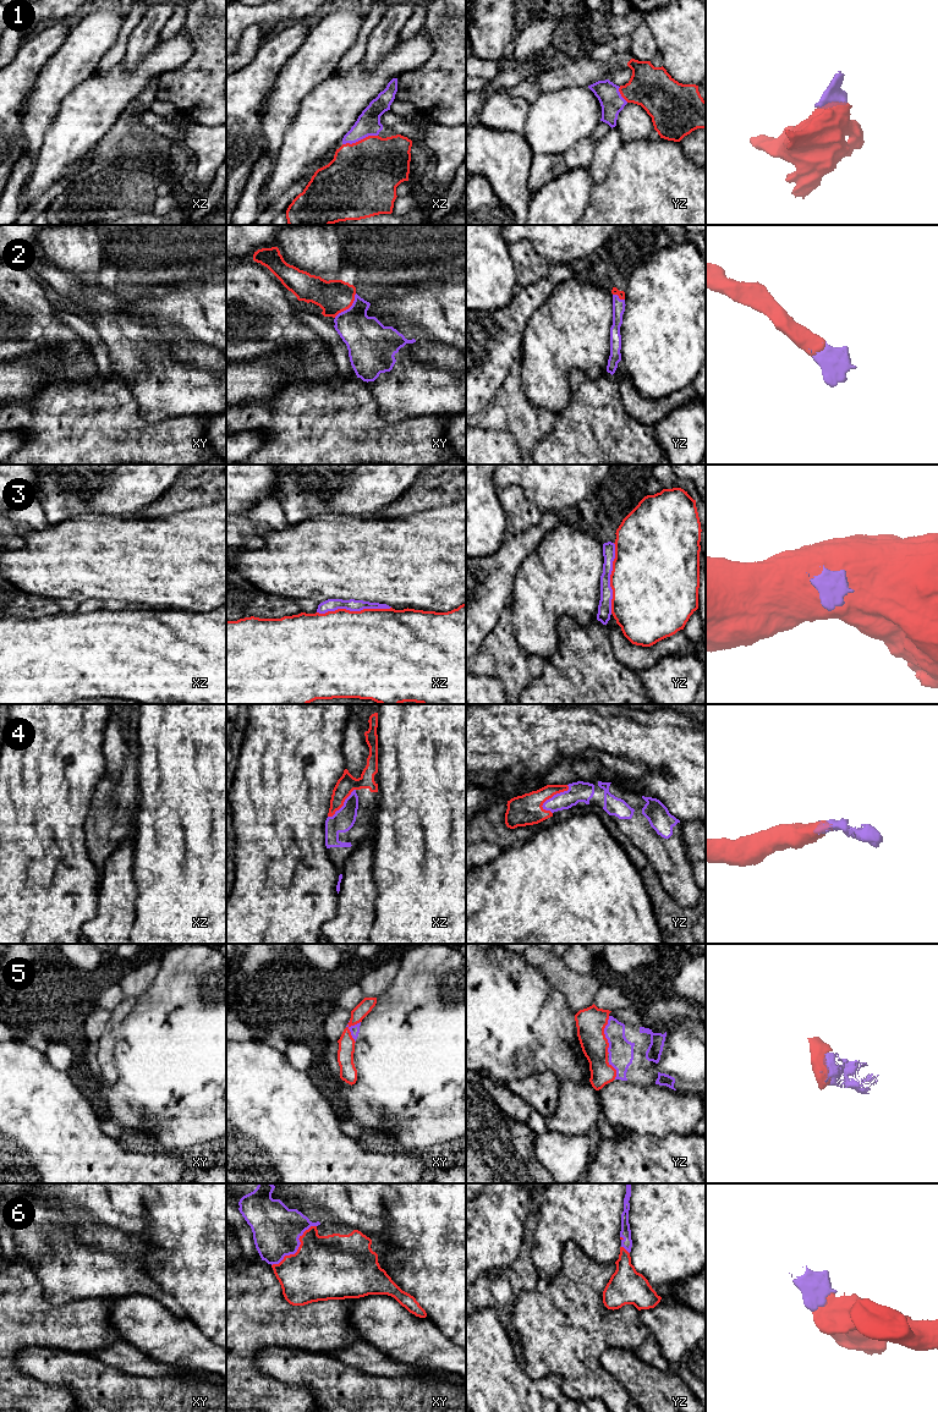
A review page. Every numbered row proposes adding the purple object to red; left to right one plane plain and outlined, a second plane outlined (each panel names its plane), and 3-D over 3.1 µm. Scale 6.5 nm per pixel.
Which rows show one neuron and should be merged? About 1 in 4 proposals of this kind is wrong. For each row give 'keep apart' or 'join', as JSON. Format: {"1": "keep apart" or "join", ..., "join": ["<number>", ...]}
{"1": "join", "2": "join", "3": "keep apart", "4": "join", "5": "join", "6": "join", "join": ["1", "2", "4", "5", "6"]}

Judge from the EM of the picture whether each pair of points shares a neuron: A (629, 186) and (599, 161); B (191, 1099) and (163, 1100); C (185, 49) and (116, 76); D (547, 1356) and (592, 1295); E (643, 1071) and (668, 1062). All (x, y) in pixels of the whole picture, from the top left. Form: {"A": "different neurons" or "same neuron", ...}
{"A": "different neurons", "B": "same neuron", "C": "same neuron", "D": "same neuron", "E": "different neurons"}

